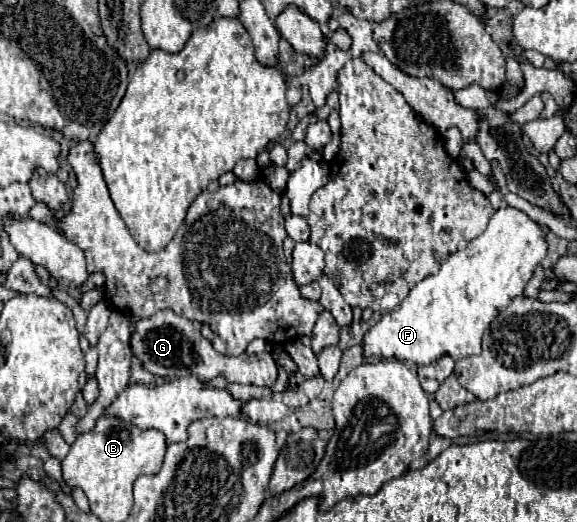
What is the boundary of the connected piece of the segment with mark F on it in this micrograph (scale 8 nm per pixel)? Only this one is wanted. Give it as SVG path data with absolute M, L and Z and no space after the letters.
M500 208L486 230L464 250L450 254L440 270L418 282L398 310L384 314L362 340L366 358L396 358L416 366L428 366L442 356L462 360L480 354L480 340L490 322L512 298L524 292L536 266L546 256L540 226L516 208Z

